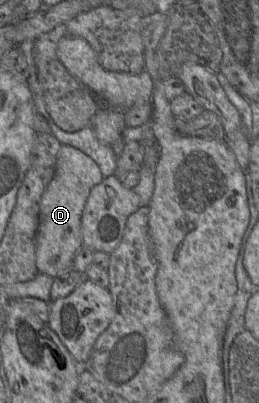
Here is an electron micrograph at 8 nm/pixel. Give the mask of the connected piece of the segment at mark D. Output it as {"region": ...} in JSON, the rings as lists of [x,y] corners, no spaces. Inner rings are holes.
{"region":[[[61,144],[55,174],[40,202],[36,235],[36,266],[39,273],[56,278],[74,269],[74,258],[83,245],[81,220],[91,189],[104,179],[98,164],[79,149]]]}

